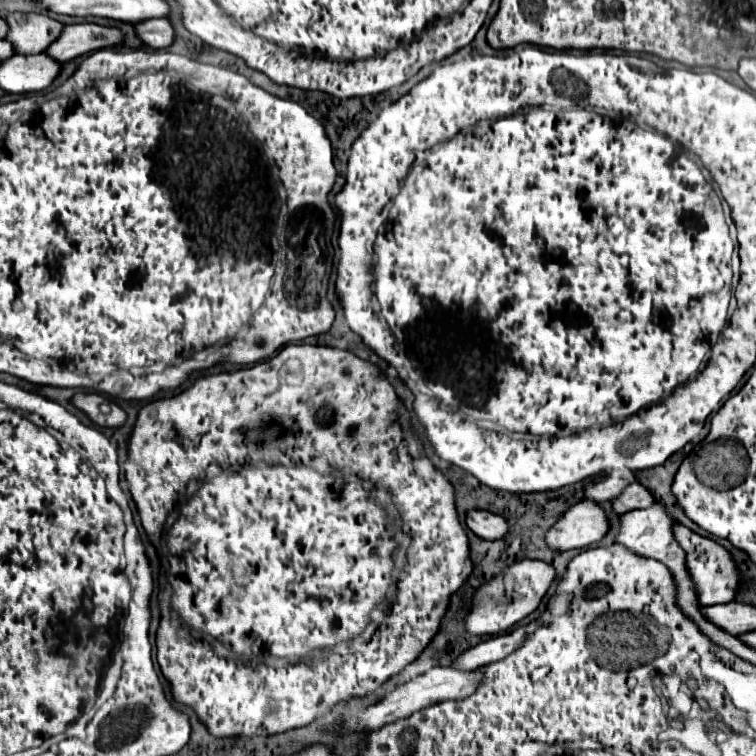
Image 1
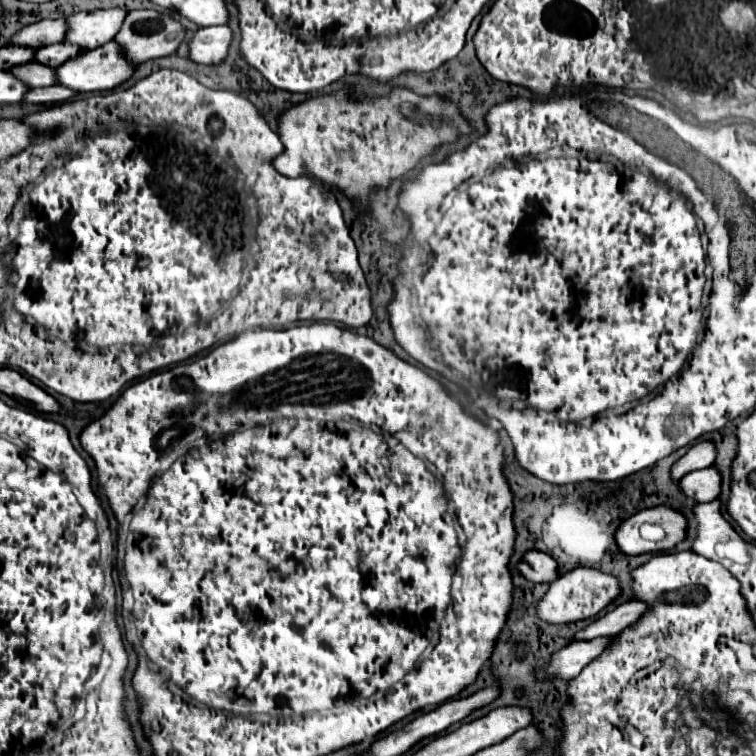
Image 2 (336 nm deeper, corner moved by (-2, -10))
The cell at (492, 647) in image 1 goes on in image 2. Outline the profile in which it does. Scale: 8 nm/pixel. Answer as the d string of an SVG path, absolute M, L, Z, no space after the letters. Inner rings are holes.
M639 600L625 602L625 604L617 606L613 612L599 616L587 628L579 630L575 640L589 640L589 638L597 638L597 636L615 636L615 634L623 632L627 626L633 626L647 610L649 610L649 606L645 602L639 602Z

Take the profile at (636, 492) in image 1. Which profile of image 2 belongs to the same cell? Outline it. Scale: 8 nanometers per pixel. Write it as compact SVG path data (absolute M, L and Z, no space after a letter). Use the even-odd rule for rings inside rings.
M707 466L695 470L681 478L683 494L695 498L697 502L711 502L721 494L721 474L717 466Z

